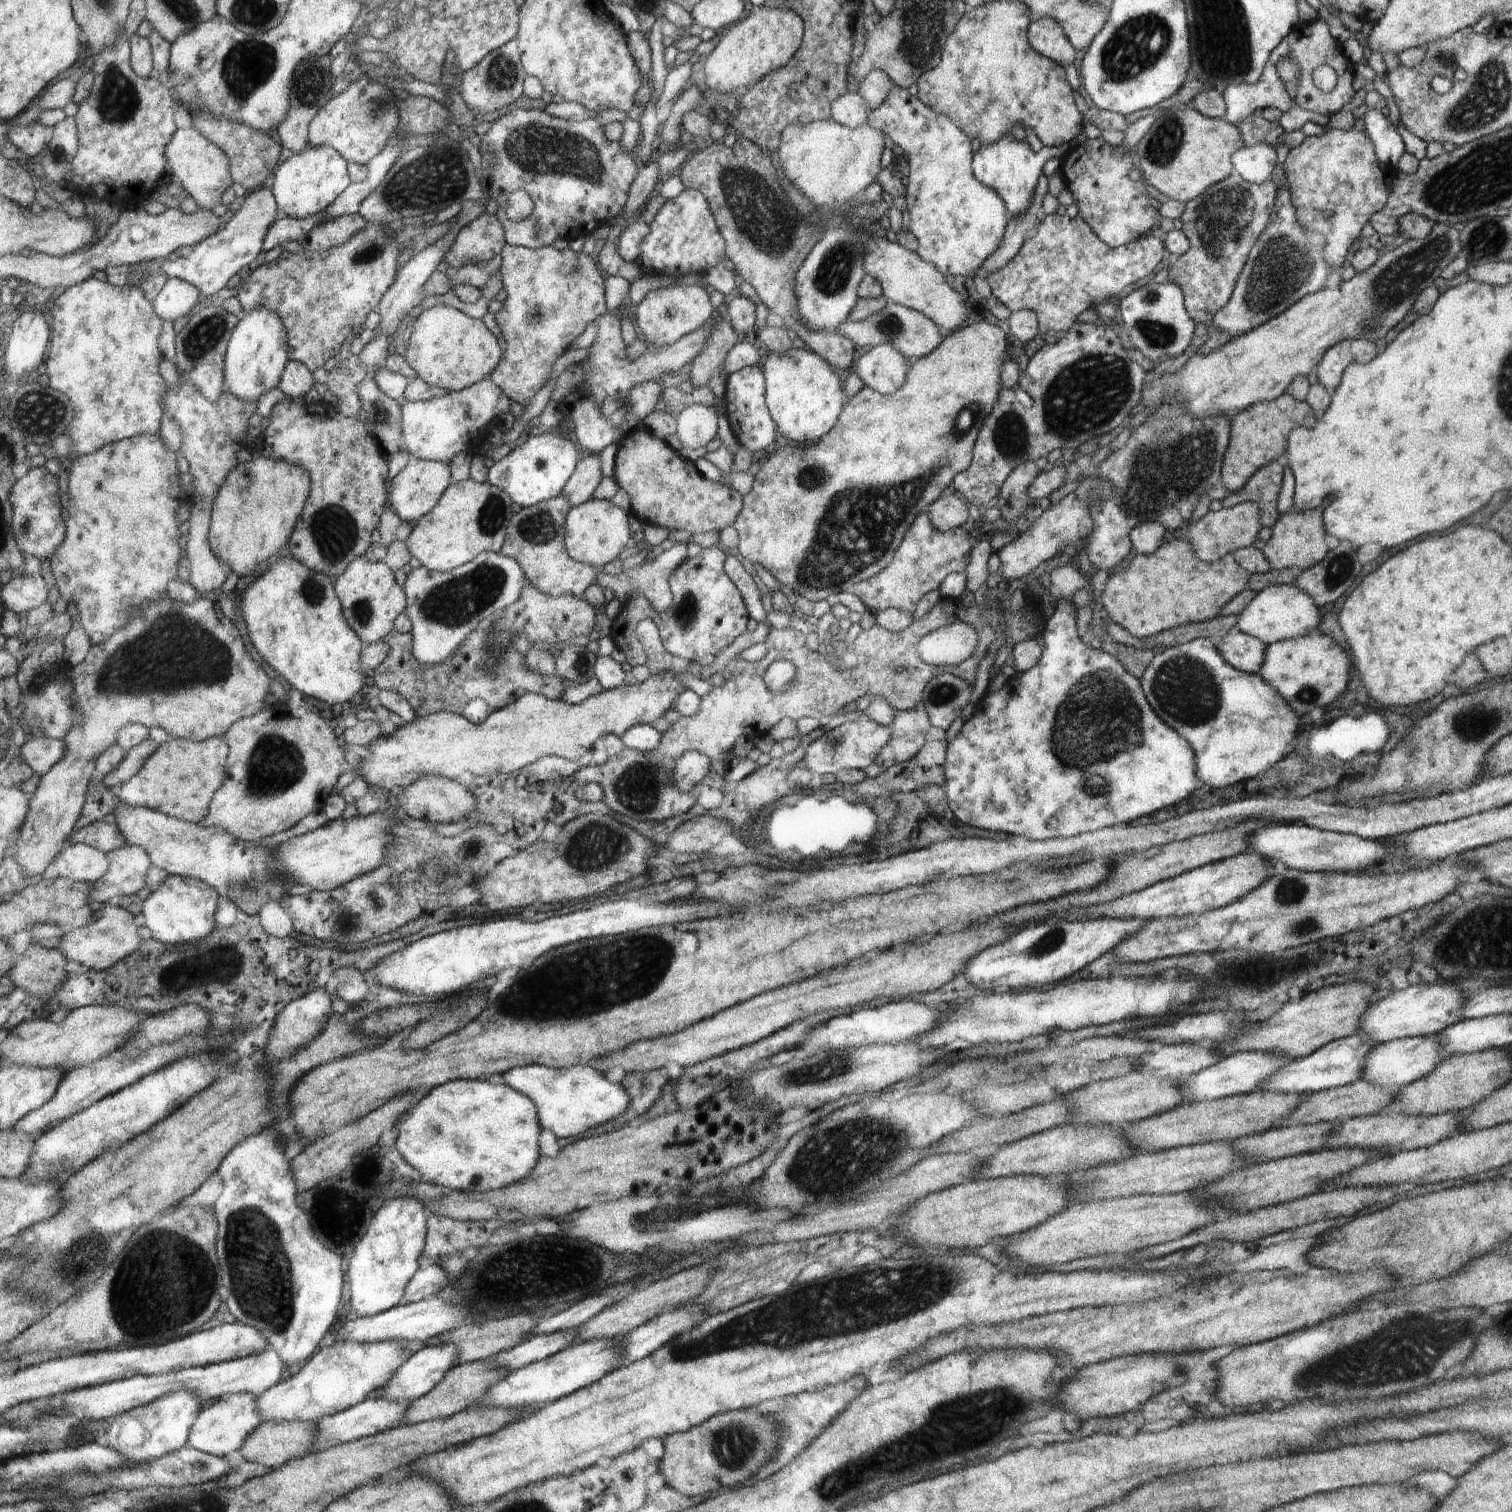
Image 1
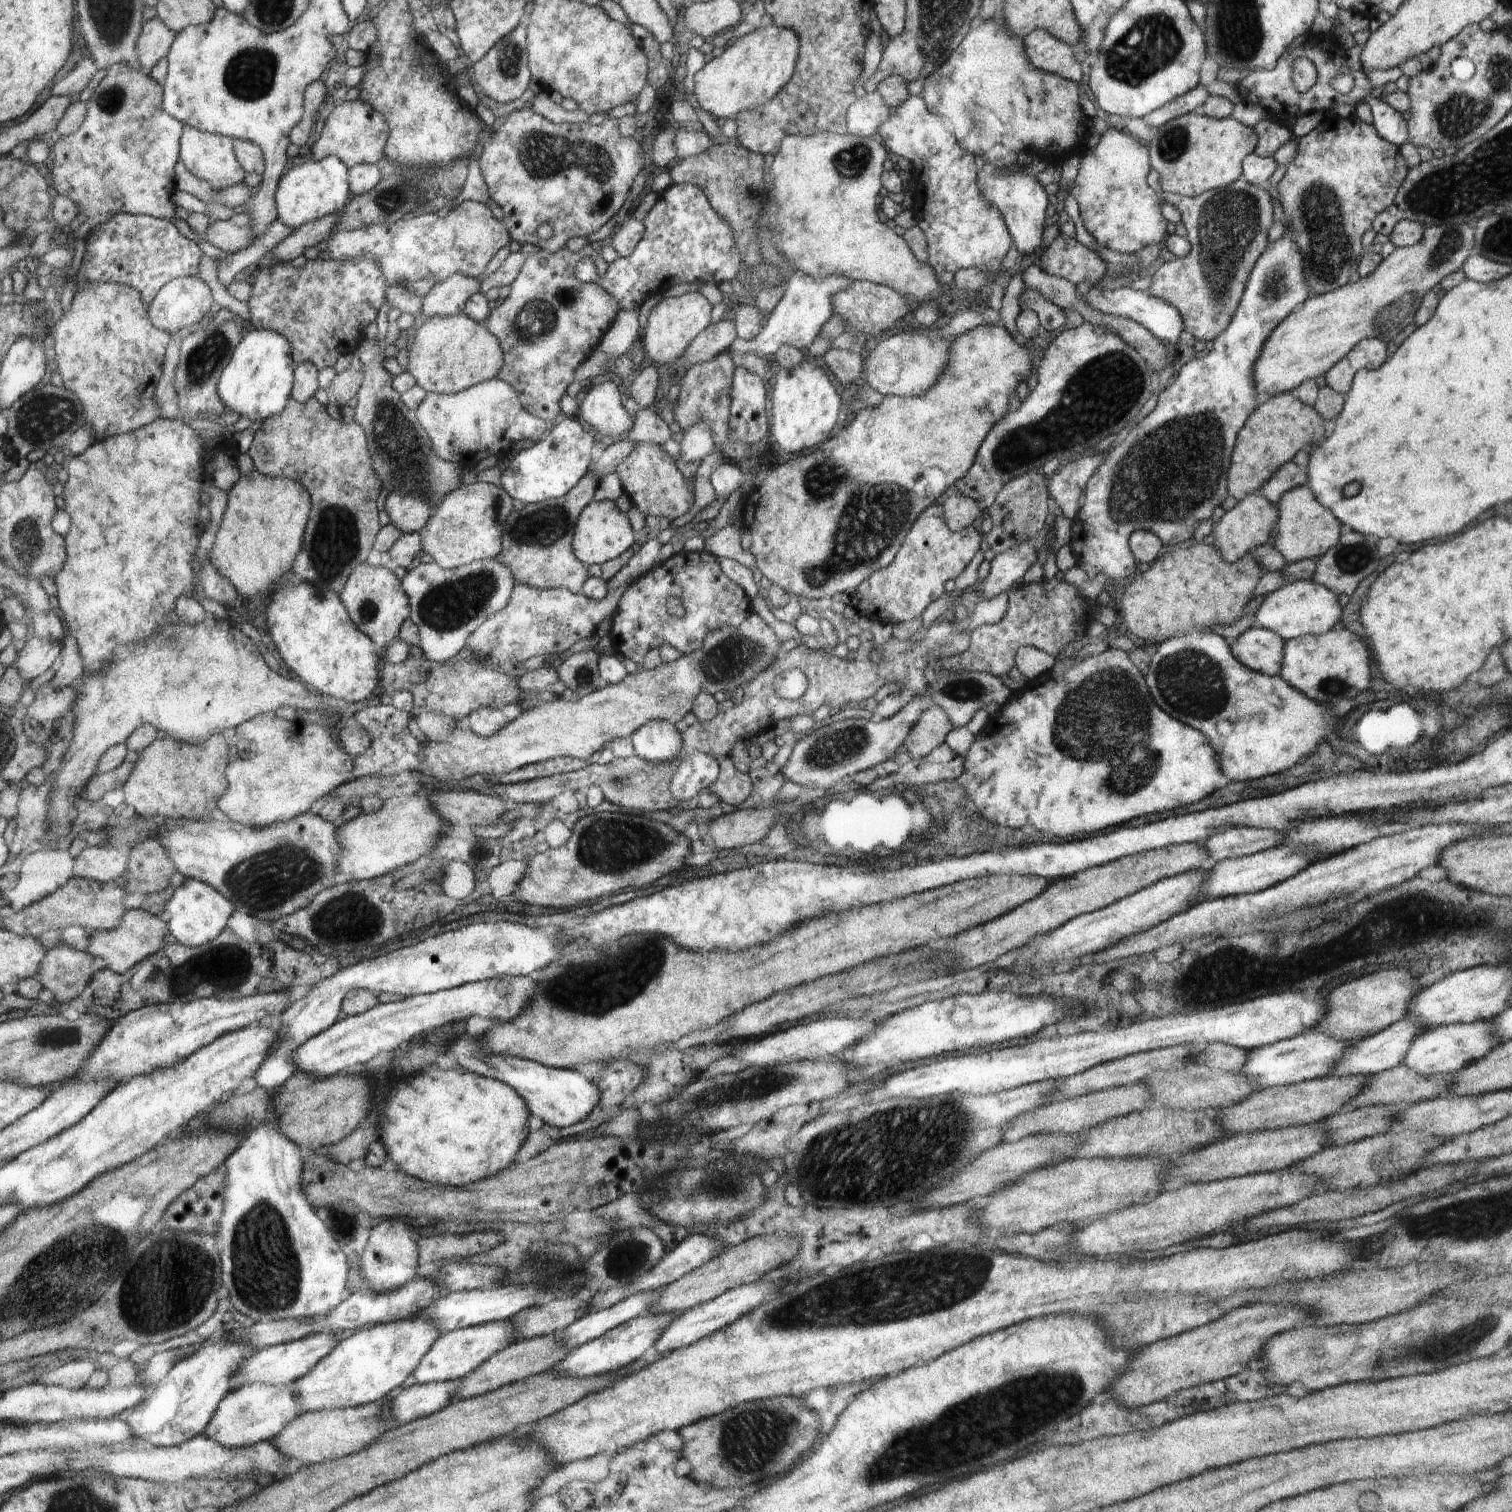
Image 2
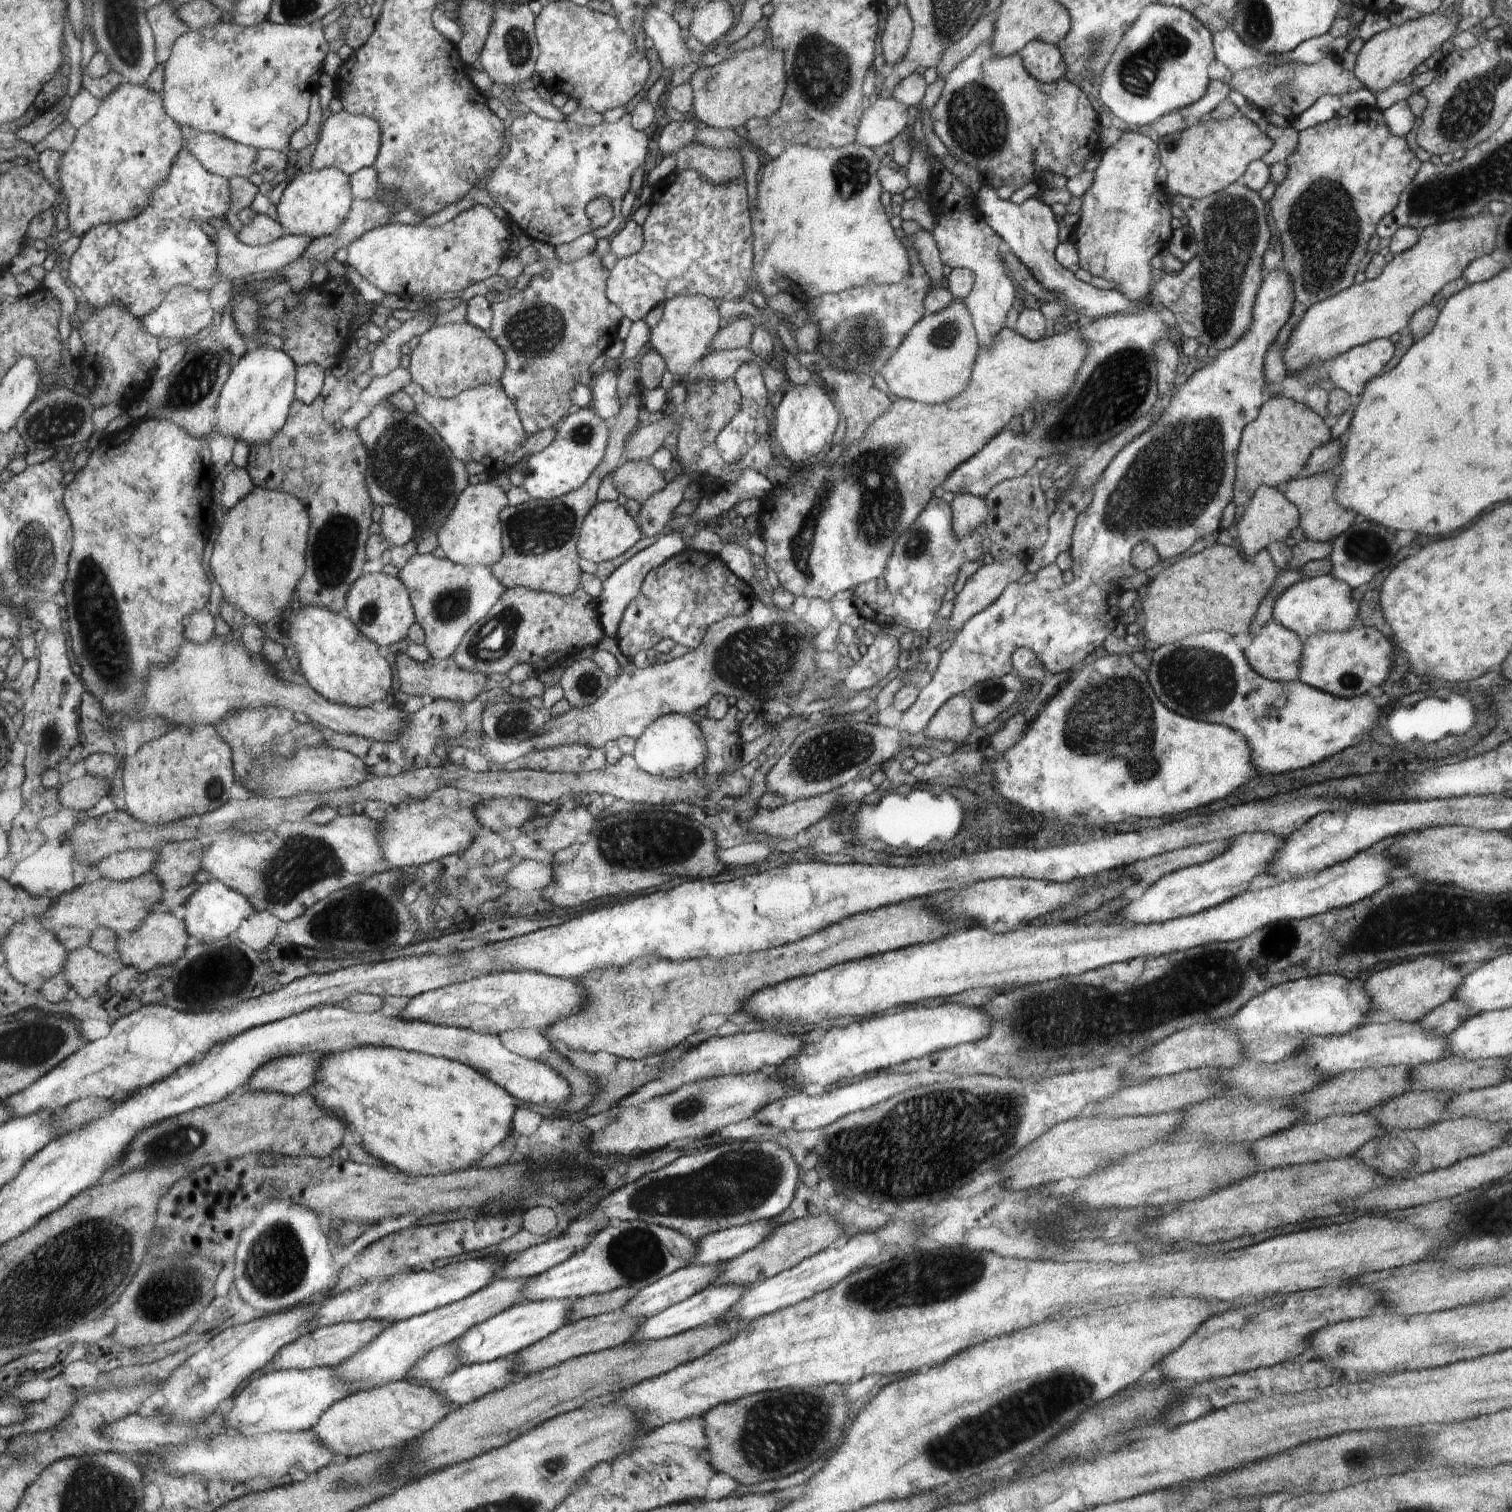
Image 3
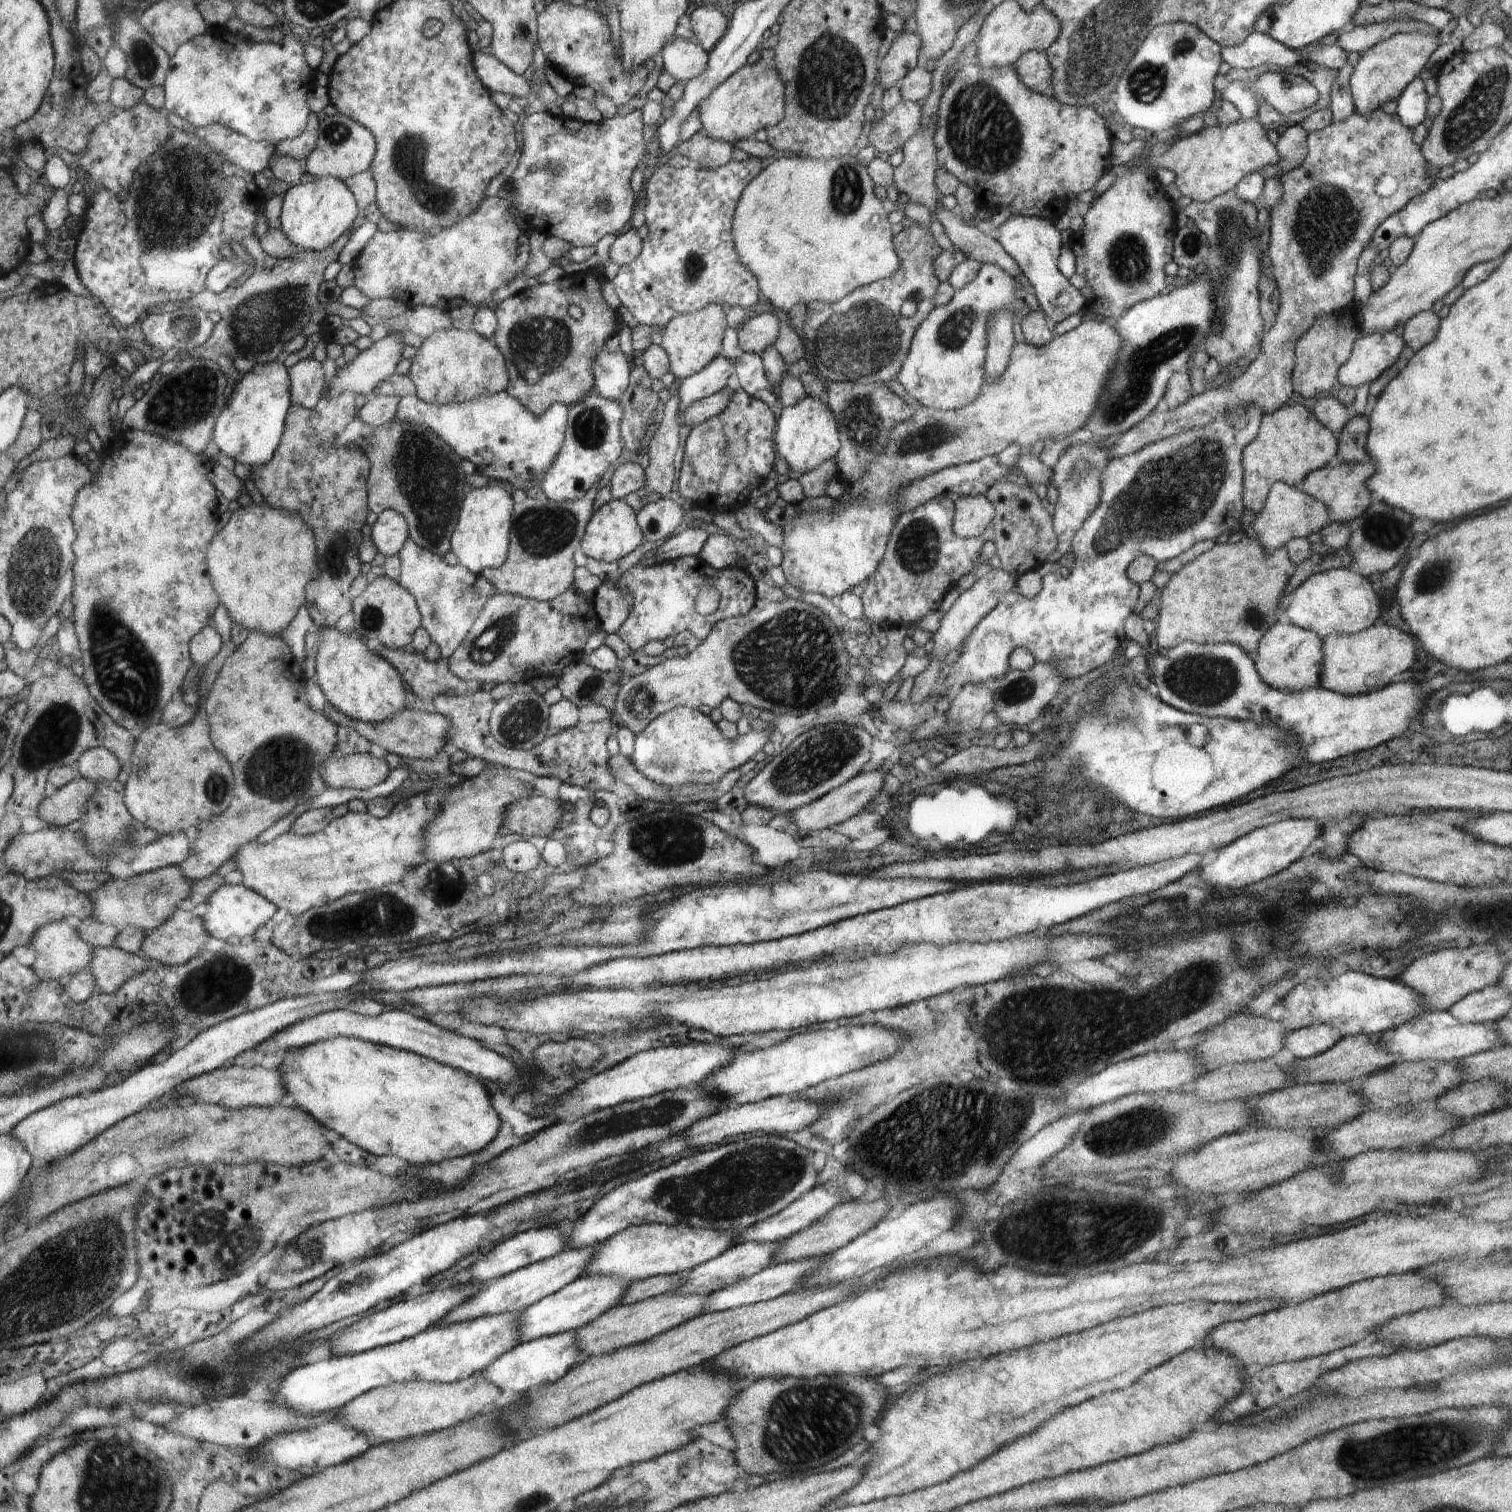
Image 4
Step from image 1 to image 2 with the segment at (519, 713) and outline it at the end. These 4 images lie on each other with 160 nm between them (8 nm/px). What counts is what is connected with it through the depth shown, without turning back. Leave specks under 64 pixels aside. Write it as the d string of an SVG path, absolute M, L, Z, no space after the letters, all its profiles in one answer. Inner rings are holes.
M753 613L744 620L740 627L724 626L711 632L707 636L703 647L698 651L688 655L678 655L677 659L668 664L660 664L654 670L639 668L634 674L627 674L626 678L618 684L607 685L605 688L597 689L587 696L582 696L576 701L566 701L558 698L554 702L540 701L530 710L522 709L520 716L511 720L494 736L478 736L476 732L454 732L450 742L427 742L422 743L418 753L420 764L416 772L421 772L425 777L430 776L436 782L446 782L450 780L464 780L474 774L484 775L488 780L492 775L502 776L513 770L518 770L530 766L530 764L544 763L549 759L559 757L572 757L578 760L588 760L590 756L599 752L606 744L616 738L629 739L634 732L639 731L644 724L654 720L664 720L666 722L680 722L686 714L694 708L696 696L701 694L714 695L720 691L734 691L738 687L745 687L750 678L756 674L762 674L768 670L774 660L781 655L778 653L781 640L774 634L774 630L766 624L758 614Z

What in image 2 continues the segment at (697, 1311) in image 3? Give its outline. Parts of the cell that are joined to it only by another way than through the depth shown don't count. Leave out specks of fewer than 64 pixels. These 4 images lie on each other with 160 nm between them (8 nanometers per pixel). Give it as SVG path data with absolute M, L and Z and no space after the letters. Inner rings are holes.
M659 1312L640 1315L635 1319L630 1319L624 1324L609 1330L606 1334L594 1340L578 1345L554 1368L555 1373L563 1375L594 1376L602 1373L624 1370L628 1366L636 1365L636 1362L644 1356L646 1350L650 1350L659 1342L665 1334L667 1326L679 1317L680 1313Z

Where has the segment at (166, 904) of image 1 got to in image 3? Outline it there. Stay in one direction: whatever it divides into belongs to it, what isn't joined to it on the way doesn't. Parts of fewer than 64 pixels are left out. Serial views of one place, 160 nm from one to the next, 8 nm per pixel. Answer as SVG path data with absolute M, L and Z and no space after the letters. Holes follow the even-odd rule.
M216 880L199 885L196 892L186 900L184 907L187 912L183 922L188 936L200 940L201 943L228 938L233 933L236 934L242 920L255 914L255 908L252 908L252 904L240 892L227 888L222 882Z

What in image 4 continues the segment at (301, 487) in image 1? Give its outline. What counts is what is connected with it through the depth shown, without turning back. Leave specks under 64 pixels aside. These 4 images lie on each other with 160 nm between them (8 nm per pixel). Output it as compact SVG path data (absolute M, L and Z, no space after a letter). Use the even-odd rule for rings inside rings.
M253 503L253 504L252 504L252 505L251 505L251 506L247 506L247 507L242 507L242 508L241 508L241 510L238 510L238 512L233 512L233 514L232 514L232 515L231 515L231 516L230 516L230 519L229 519L229 520L228 520L228 522L227 522L227 523L226 523L226 524L225 524L225 526L224 526L224 528L222 528L222 530L220 530L220 536L216 536L216 540L212 540L212 548L210 548L210 550L208 550L208 572L212 572L212 584L216 584L216 592L220 592L220 602L221 602L221 603L222 603L222 604L223 604L223 605L224 605L224 606L225 606L225 607L226 607L226 610L227 610L227 613L228 613L228 616L230 616L230 618L231 618L231 620L232 620L232 621L233 621L233 622L234 622L234 623L238 623L238 624L241 624L241 625L244 625L244 626L245 626L245 627L246 627L246 628L247 628L247 629L248 629L248 630L249 630L249 632L250 632L250 631L256 631L256 632L259 632L259 633L262 633L262 634L265 634L265 635L272 635L272 636L277 636L277 637L278 637L278 636L279 636L279 635L280 635L280 634L281 634L281 633L283 633L283 632L284 632L284 630L286 630L286 628L288 628L288 625L289 625L289 624L290 624L290 623L291 623L291 622L292 622L292 620L294 620L294 617L295 617L295 616L296 616L296 613L297 613L297 612L298 612L298 609L299 609L299 608L300 608L300 607L301 607L301 606L303 606L303 605L304 605L304 598L306 598L306 596L304 596L304 592L305 592L305 591L306 591L306 589L307 589L307 586L306 586L306 584L308 584L308 582L310 582L310 580L314 580L314 578L318 578L318 564L316 564L316 546L315 546L315 542L314 542L314 538L313 538L313 533L312 533L312 530L311 530L311 529L310 529L310 526L308 526L308 524L306 524L306 522L304 522L304 518L302 518L302 520L300 520L300 518L298 518L298 520L293 520L293 519L292 519L292 518L290 518L290 516L289 516L289 515L290 515L290 513L291 513L291 510L289 510L289 514L284 514L284 510L282 510L282 509L278 509L278 508L274 508L274 507L271 507L271 506L270 506L270 505L268 505L268 504L258 504L258 503Z

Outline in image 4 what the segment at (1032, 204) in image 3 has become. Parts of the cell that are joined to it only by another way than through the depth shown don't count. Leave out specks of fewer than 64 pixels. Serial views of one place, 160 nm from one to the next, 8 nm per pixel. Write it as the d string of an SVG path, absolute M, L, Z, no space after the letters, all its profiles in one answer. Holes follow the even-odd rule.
M1012 215L998 230L1000 233L998 242L1016 264L1019 264L1020 272L1024 273L1032 284L1038 304L1044 312L1047 312L1048 318L1057 324L1066 317L1076 314L1087 317L1088 301L1060 272L1058 262L1063 245L1060 232L1054 228L1054 222L1040 217Z

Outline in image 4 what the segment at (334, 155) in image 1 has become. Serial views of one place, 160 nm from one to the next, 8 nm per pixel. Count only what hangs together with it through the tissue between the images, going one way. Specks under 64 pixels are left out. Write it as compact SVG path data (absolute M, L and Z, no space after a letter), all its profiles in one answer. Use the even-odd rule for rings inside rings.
M326 176L314 182L294 185L284 194L280 214L281 230L298 248L325 250L337 243L340 236L352 226L358 216L357 203L354 194L340 178Z

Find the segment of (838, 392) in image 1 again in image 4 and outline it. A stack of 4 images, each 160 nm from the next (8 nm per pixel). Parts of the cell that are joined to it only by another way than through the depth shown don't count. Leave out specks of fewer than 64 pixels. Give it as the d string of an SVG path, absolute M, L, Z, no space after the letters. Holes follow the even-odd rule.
M807 396L803 401L791 407L784 407L776 424L773 437L775 453L784 458L786 465L804 474L824 464L829 458L835 458L841 442L838 442L838 429L831 409L820 399Z

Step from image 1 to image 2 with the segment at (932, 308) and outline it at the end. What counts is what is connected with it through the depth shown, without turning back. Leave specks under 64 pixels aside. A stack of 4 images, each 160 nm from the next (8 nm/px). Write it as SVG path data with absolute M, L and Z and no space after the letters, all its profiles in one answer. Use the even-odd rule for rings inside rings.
M820 132L812 136L788 135L782 141L779 155L769 164L771 205L778 204L776 222L772 226L770 244L794 266L795 270L820 280L830 274L846 276L854 281L866 280L904 292L918 298L919 302L938 302L940 292L936 276L927 262L917 260L904 238L896 236L880 218L876 208L876 196L880 192L880 174L886 160L886 148L874 138L860 138L851 133Z

